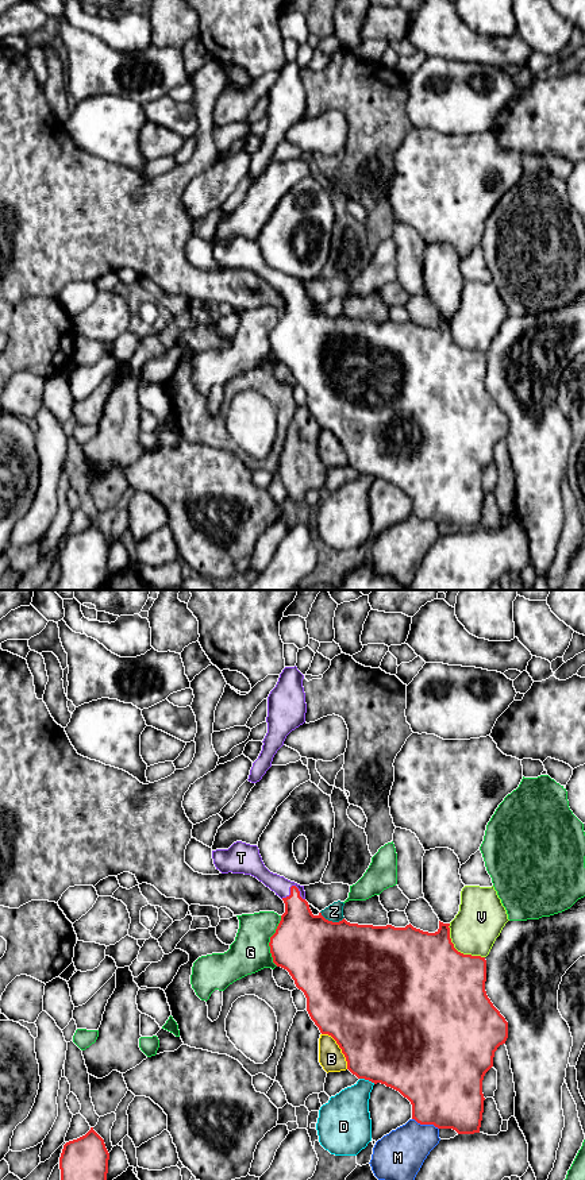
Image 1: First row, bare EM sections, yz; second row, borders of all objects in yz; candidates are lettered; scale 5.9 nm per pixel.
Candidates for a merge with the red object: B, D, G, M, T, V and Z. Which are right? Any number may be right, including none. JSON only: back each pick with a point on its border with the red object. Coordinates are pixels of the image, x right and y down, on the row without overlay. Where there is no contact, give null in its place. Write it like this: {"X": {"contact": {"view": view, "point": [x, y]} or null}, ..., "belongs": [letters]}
{"T": {"contact": {"view": "yz", "point": [292, 281]}}, "belongs": ["T"]}

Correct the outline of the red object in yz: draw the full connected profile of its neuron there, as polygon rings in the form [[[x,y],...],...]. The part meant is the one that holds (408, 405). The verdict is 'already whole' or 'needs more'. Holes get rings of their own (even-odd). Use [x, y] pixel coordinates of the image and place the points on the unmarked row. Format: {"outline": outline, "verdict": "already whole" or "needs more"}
{"outline": [[[242,236],[228,244],[212,246],[216,265],[222,269],[245,269],[257,273],[285,298],[285,308],[270,332],[273,358],[289,367],[307,393],[307,406],[322,429],[331,431],[347,456],[347,464],[358,474],[381,478],[399,486],[412,500],[412,514],[420,520],[453,524],[458,529],[480,528],[484,489],[482,475],[493,462],[497,443],[508,433],[508,417],[493,401],[485,386],[486,355],[463,350],[454,343],[450,319],[439,316],[435,328],[411,319],[405,323],[373,321],[326,315],[313,311],[305,296],[304,281],[270,267],[257,240]]], "verdict": "needs more"}

